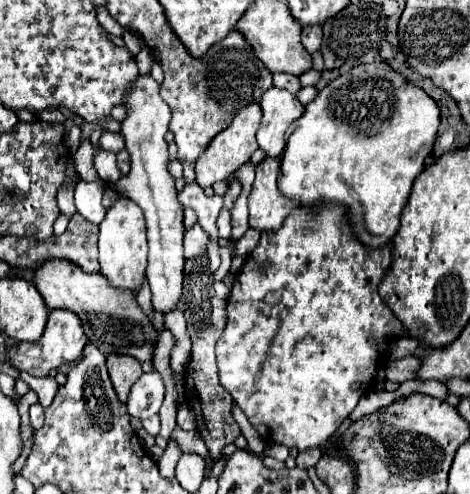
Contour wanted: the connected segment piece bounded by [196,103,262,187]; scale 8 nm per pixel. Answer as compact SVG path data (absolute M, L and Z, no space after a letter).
M256 103L246 105L234 115L232 123L210 141L210 145L206 147L206 151L200 155L196 163L196 183L200 187L212 187L216 181L224 181L228 175L238 171L248 161L248 157L258 149L256 131L260 127L260 119L262 119L260 107Z

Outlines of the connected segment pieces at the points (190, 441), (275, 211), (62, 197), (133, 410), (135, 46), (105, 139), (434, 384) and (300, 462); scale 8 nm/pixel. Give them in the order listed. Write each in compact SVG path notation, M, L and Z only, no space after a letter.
M176 425L176 429L172 431L170 439L176 441L176 445L178 445L184 453L198 453L198 455L206 461L204 477L210 477L212 467L214 467L214 461L210 459L210 451L208 451L208 447L206 447L206 443L202 441L200 435L190 435L188 431L184 431L184 429L180 429L180 427Z
M266 157L256 165L256 179L252 185L252 193L248 197L250 209L250 227L258 231L276 231L282 227L286 215L296 203L284 197L278 191L276 179L280 173L280 159Z
M64 185L58 191L58 207L60 207L62 215L66 215L66 217L72 217L74 213L78 213L78 209L74 207L72 191L74 191L74 185Z
M156 371L142 373L138 383L130 389L130 397L126 401L126 409L130 417L148 419L158 413L164 399L164 383Z
M126 29L122 33L122 39L124 39L124 45L126 45L126 49L128 49L130 55L136 55L142 49L142 39L140 39L138 33L132 33L132 31Z
M104 131L100 141L98 141L98 149L102 151L112 151L112 153L118 153L124 149L124 137L120 133L110 133L110 131Z
M414 381L412 383L414 391L420 391L420 393L426 393L426 395L432 395L432 397L440 397L444 399L446 397L446 385L444 383L438 383L438 381Z
M316 447L316 449L306 449L306 451L298 453L296 465L298 465L300 469L310 469L310 467L314 467L314 465L318 463L320 457L322 457L322 449L320 449L320 447Z

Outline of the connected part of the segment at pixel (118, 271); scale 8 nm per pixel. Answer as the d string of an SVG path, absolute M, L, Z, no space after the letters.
M118 199L106 213L104 221L100 223L100 273L108 279L108 285L116 289L138 291L146 277L146 223L140 207L128 199Z

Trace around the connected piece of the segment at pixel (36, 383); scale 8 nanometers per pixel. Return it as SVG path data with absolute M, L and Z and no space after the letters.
M20 373L20 379L24 379L32 387L32 391L38 393L42 407L48 407L54 401L54 395L58 391L58 383L54 377L32 377L28 373Z

